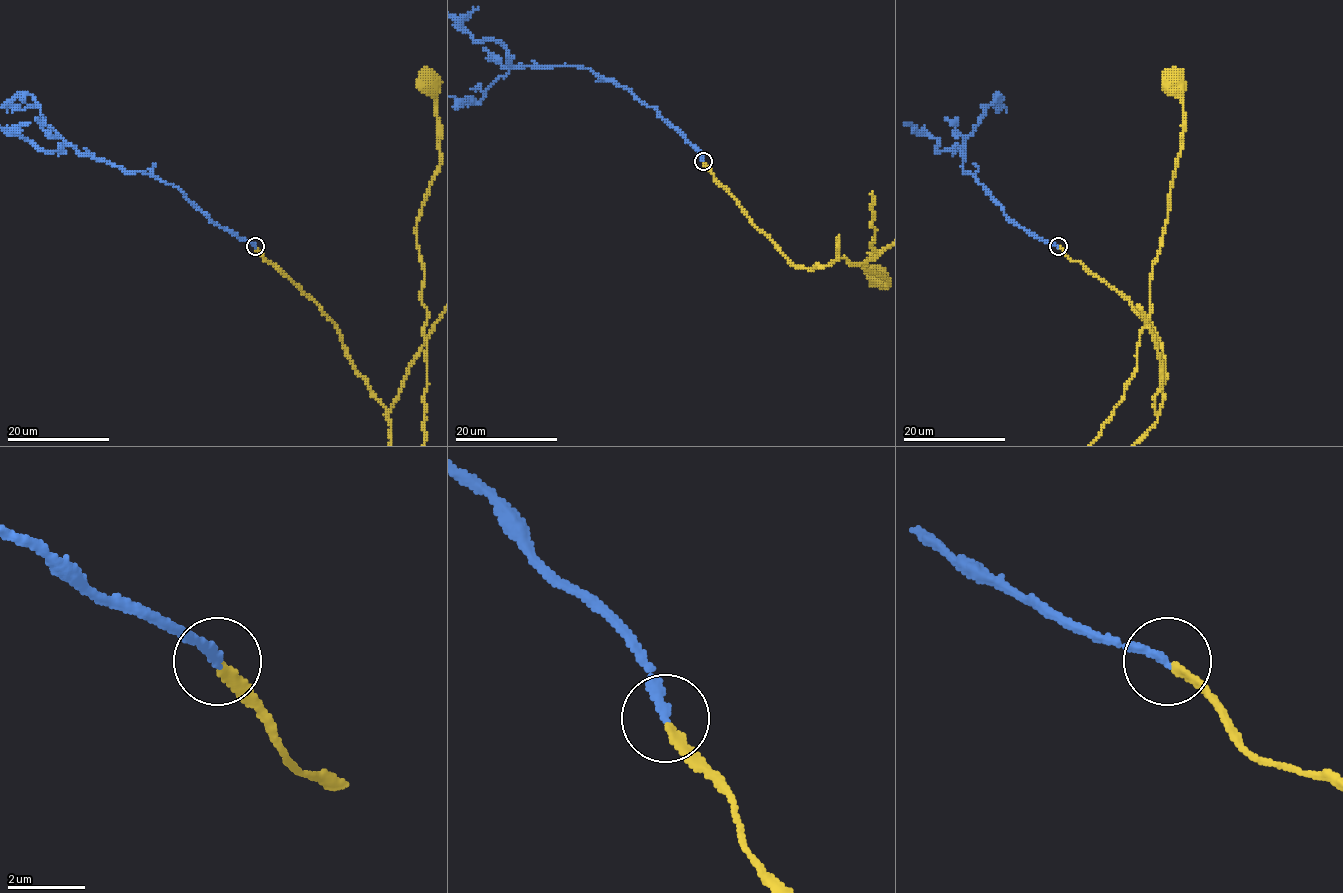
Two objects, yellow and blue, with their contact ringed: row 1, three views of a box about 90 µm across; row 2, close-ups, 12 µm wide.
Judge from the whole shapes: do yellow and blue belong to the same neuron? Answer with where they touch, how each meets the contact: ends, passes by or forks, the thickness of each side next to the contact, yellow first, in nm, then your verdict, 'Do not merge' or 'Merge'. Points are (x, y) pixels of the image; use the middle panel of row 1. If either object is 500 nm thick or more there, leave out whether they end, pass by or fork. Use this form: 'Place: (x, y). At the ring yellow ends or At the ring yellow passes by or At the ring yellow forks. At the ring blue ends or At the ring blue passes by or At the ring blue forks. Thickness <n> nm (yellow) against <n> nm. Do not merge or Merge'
Place: (703, 161). At the ring yellow ends. At the ring blue ends. Thickness 200 nm (yellow) against 240 nm. Merge

